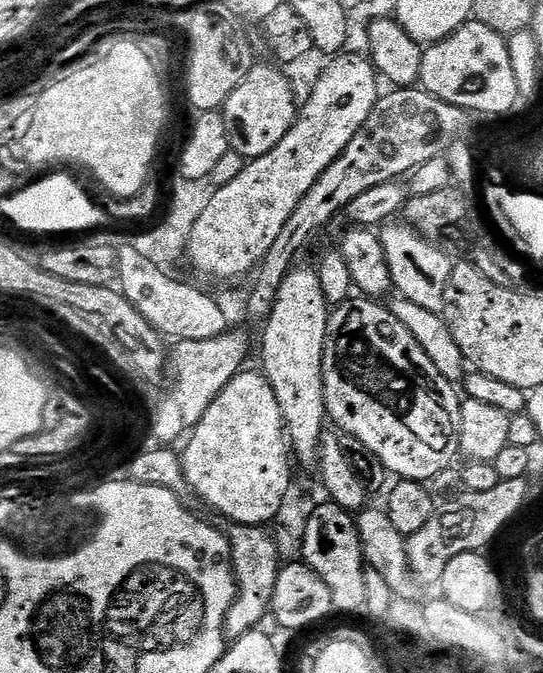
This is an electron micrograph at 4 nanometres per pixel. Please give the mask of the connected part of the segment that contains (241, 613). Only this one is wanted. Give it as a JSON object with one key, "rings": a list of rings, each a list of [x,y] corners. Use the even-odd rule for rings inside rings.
{"rings":[[[229,523],[226,535],[232,550],[232,570],[236,574],[236,600],[230,606],[224,623],[225,637],[245,636],[253,631],[263,616],[269,615],[276,579],[282,567],[282,553],[275,535],[271,536],[264,526]]]}

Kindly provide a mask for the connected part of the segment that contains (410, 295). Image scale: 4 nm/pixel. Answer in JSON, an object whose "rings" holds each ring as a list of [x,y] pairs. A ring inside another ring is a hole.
{"rings":[[[407,222],[389,223],[383,231],[379,233],[379,238],[386,252],[386,262],[390,266],[395,291],[399,295],[405,296],[410,302],[418,302],[418,306],[422,306],[422,310],[443,313],[444,295],[452,273],[453,257],[448,257],[444,253],[447,251],[443,247],[437,246],[431,240],[421,236]]]}

